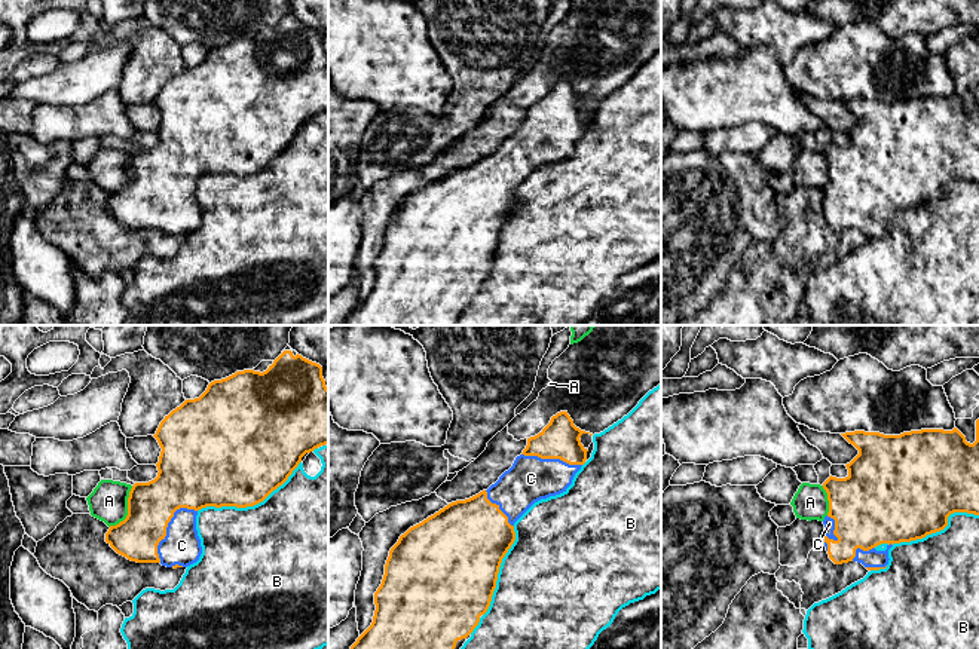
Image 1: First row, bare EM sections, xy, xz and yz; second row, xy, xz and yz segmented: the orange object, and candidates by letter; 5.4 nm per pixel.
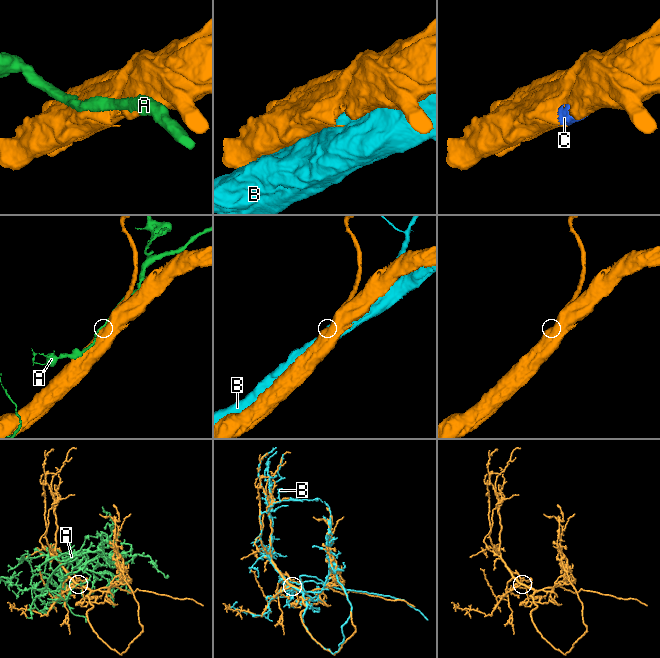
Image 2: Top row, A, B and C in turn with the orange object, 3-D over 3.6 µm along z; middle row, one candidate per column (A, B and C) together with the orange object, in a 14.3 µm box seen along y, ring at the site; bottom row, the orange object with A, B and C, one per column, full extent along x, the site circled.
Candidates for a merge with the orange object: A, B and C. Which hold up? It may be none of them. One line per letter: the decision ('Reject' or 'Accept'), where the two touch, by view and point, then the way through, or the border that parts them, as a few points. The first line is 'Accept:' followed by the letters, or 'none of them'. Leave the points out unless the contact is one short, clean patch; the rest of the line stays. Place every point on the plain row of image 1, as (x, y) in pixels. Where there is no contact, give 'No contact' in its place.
Accept: C
A: Reject. Touches orange at xy (128, 177)
B: Reject. Touches orange at xy (251, 173)
C: Accept. Touches orange at xy (167, 193)

